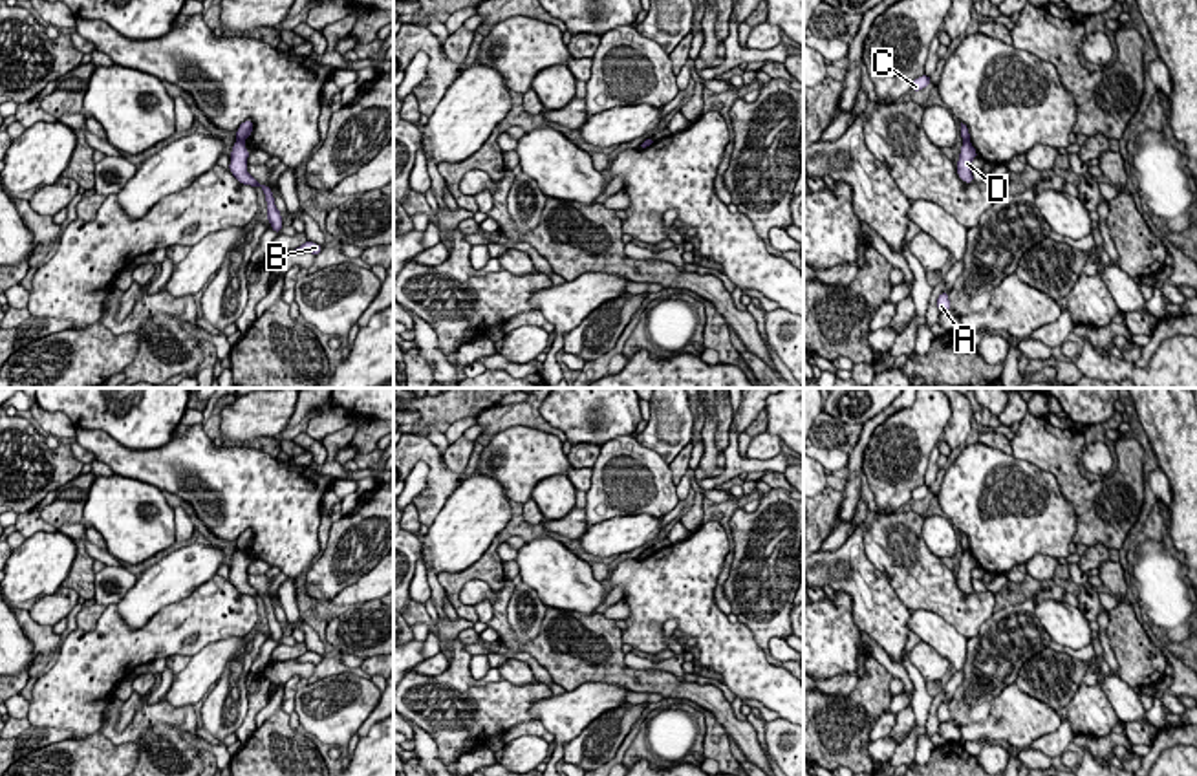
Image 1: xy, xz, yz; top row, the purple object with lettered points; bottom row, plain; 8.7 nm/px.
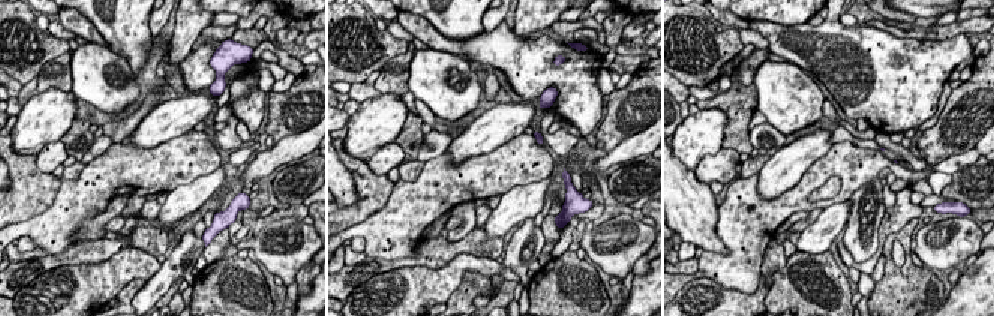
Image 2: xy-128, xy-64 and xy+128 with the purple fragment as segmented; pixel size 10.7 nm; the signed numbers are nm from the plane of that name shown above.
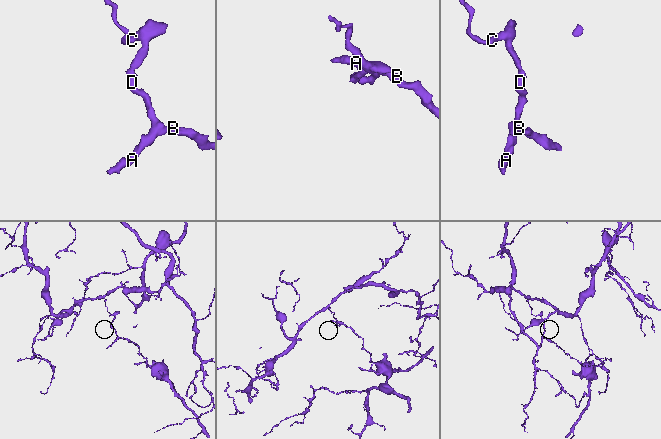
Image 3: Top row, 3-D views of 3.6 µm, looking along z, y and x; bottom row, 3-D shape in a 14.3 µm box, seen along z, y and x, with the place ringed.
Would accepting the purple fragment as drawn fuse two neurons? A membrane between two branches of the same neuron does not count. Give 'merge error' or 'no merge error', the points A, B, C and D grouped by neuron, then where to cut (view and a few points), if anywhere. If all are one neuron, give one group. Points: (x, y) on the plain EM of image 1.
merge error; groups A B D / C; cut xy (238, 548), (242, 551)

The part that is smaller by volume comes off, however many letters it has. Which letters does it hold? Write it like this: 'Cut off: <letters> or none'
Cut off: A, B, D

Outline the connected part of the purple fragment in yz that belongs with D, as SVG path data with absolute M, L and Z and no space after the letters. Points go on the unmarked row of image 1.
M970 549L963 553L959 571L957 571L957 584L965 593L972 593L972 569L977 567L976 558L972 556Z

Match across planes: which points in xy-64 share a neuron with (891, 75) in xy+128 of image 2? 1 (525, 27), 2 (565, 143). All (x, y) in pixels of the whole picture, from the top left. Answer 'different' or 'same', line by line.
1: different
2: different

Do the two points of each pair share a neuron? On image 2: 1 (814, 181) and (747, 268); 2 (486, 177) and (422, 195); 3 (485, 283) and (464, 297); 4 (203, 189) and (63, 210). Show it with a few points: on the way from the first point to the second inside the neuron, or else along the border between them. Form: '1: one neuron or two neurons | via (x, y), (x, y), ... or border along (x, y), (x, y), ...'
1: one neuron | via (792, 199), (745, 246)
2: one neuron | via (470, 181), (443, 184), (438, 189)
3: one neuron | via (480, 285), (476, 285), (468, 292)
4: two neurons | border along (200, 175), (189, 183), (177, 184), (168, 192)

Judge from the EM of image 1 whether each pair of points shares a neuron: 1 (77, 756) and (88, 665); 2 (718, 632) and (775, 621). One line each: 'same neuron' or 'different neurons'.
1: different neurons
2: different neurons

